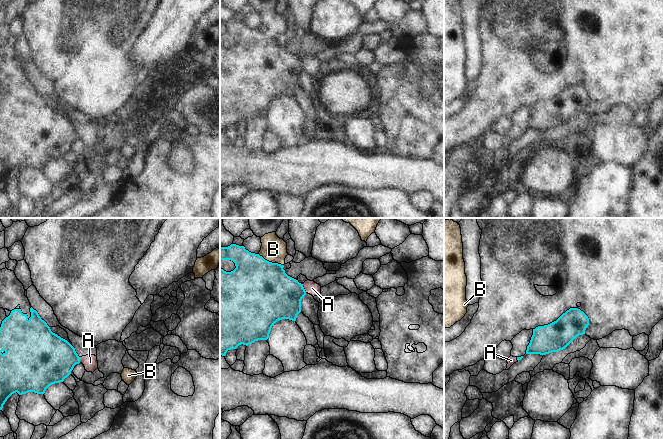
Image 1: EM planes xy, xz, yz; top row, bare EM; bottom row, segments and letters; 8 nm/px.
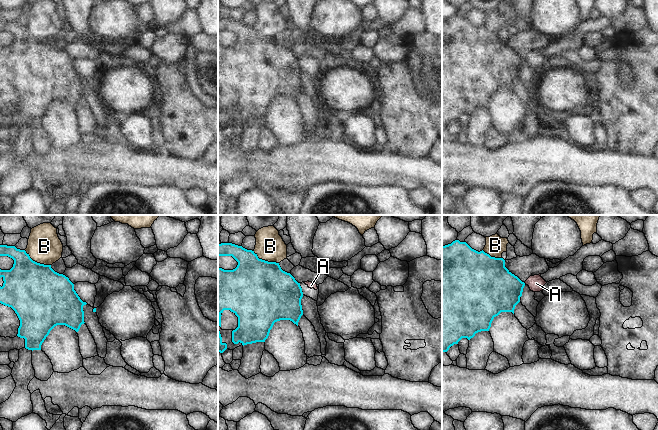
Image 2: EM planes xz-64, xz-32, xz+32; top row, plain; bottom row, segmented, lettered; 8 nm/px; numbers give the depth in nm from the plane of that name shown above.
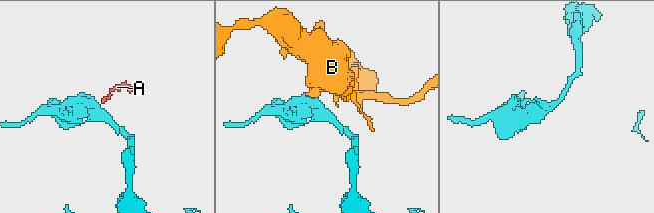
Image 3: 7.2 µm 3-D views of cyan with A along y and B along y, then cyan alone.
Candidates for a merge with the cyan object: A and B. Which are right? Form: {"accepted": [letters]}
{"accepted": []}

